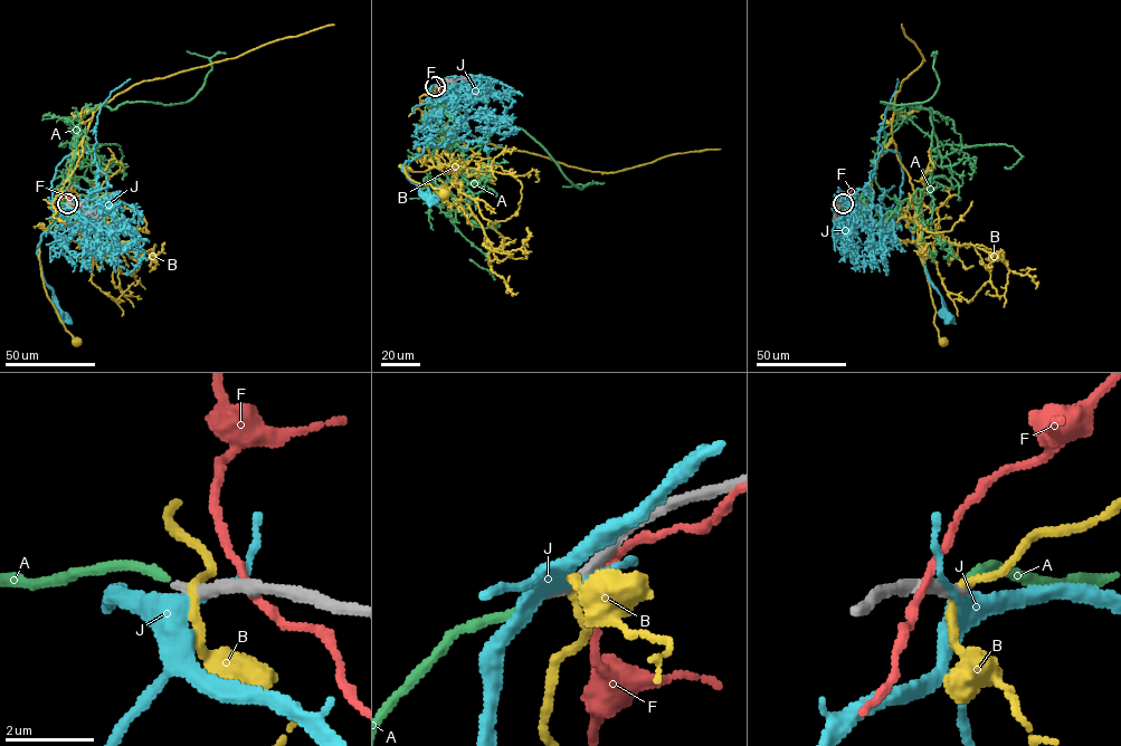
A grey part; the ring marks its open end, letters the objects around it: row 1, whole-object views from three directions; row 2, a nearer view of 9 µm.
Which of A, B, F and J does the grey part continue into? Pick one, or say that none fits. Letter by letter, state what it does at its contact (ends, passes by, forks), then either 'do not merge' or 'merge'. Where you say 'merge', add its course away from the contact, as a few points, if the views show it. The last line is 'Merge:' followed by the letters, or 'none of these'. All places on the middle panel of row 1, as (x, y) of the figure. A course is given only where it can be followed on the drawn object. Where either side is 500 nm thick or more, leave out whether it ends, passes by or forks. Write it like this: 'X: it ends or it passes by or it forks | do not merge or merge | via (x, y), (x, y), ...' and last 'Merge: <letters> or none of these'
A: it ends | merge | via (434, 86), (425, 113), (443, 124), (455, 169), (499, 127), (521, 127), (572, 184), (589, 183), (562, 187)
B: it passes by | do not merge
F: it passes by | do not merge
J: it passes by | do not merge
Merge: A

